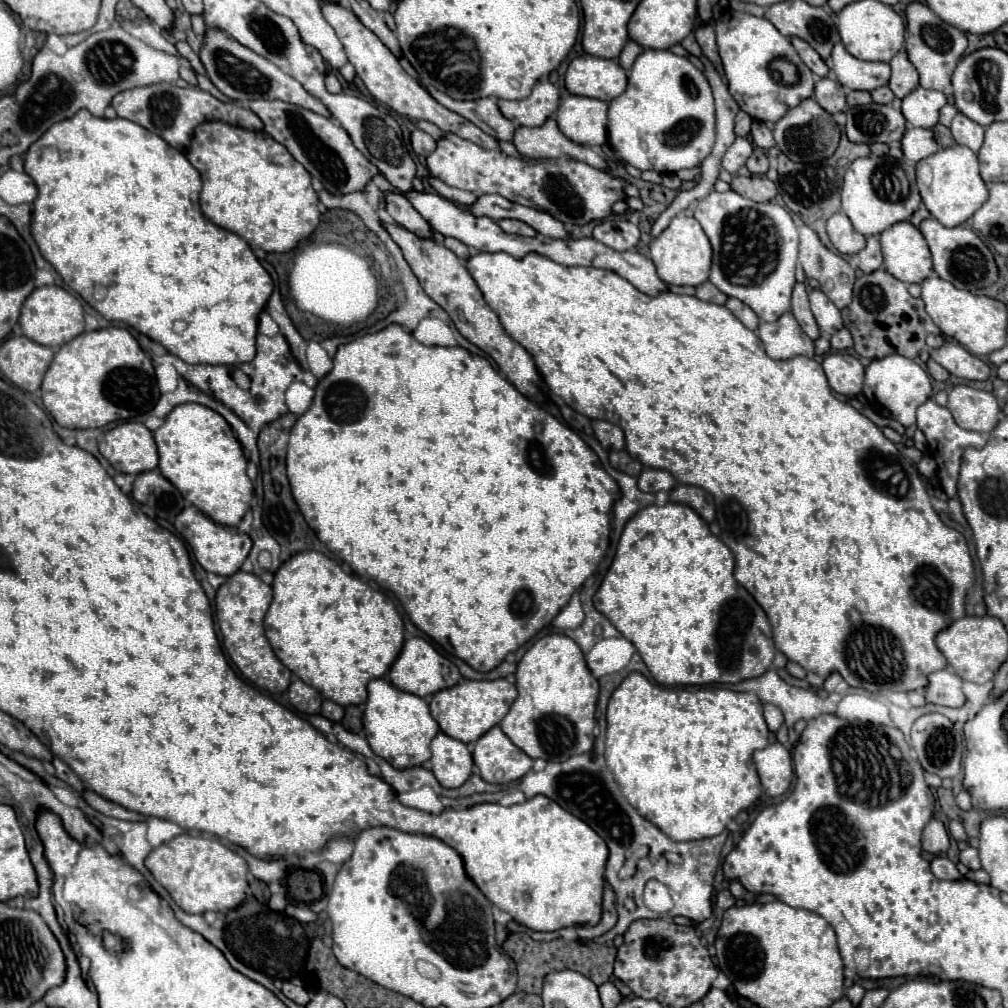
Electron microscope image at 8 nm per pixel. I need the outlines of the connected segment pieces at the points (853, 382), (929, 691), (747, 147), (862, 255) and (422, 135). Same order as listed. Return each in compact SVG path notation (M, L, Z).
M826 354L822 368L830 382L830 388L838 394L856 396L862 392L864 366L850 354Z
M938 670L930 674L924 694L928 702L950 708L960 708L966 702L962 692L962 678L950 670Z
M736 138L734 144L726 150L724 158L722 158L722 168L728 170L730 174L736 174L736 170L740 166L744 166L744 162L750 158L752 154L752 144L746 138Z
M868 238L868 244L862 252L858 252L858 268L864 274L870 274L878 268L882 268L882 252L878 238Z
M418 128L410 134L410 144L412 144L412 150L420 156L428 156L436 148L436 140Z

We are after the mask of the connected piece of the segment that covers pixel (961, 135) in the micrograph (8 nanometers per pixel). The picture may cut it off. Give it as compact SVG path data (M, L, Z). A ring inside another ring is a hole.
M956 114L956 118L952 120L950 126L954 140L962 146L968 146L972 152L978 154L978 148L982 148L982 136L984 136L984 128L972 120L968 120L964 114Z

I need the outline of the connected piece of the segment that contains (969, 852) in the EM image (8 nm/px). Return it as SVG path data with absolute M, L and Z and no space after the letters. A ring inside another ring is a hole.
M968 846L966 850L962 850L962 852L960 852L960 862L962 862L964 866L968 866L970 870L978 870L978 868L980 868L978 850L976 850L976 848L972 848L972 846Z

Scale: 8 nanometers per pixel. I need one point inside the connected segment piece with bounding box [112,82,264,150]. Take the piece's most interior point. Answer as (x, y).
(171, 112)

